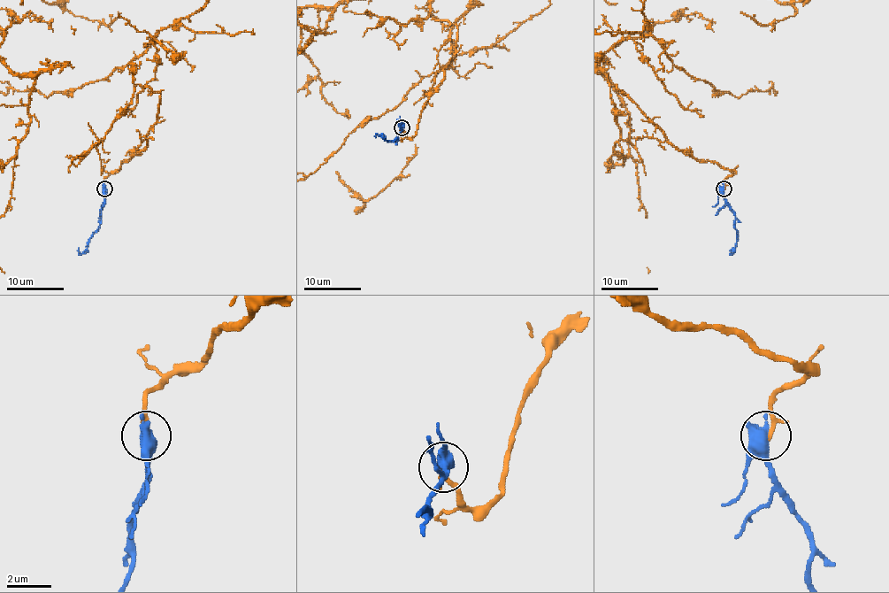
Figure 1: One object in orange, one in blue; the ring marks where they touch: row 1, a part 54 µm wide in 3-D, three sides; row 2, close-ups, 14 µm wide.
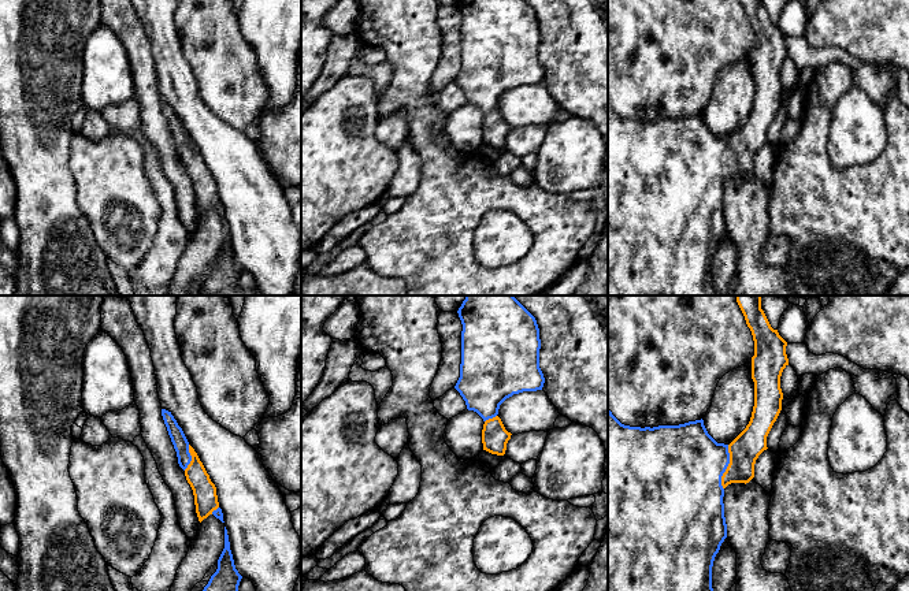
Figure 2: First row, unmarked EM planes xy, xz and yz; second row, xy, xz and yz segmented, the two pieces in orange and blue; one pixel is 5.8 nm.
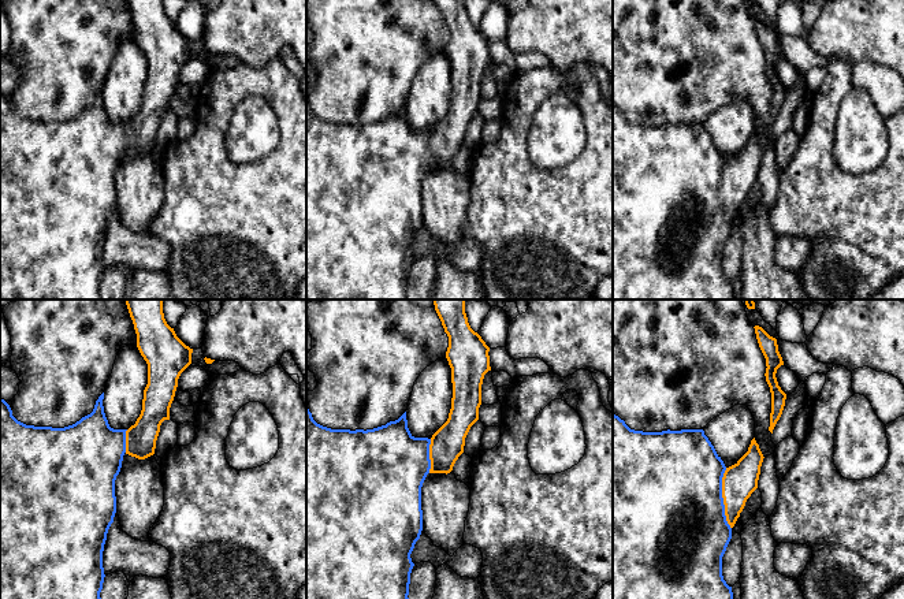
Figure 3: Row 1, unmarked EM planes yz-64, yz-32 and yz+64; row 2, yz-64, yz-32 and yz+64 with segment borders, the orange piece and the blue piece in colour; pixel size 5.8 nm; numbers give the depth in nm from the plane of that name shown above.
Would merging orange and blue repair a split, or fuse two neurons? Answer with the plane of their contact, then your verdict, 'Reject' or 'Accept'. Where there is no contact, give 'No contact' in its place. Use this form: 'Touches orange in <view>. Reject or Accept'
Touches orange in yz. Accept

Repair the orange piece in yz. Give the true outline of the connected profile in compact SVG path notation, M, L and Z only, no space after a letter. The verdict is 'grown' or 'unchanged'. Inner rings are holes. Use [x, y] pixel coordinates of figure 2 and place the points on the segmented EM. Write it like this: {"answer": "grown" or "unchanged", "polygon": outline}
{"answer": "grown", "polygon": "M737 296L754 341L754 406L749 424L730 445L717 443L702 419L641 428L622 424L608 409L608 591L713 591L713 561L727 538L724 488L754 477L756 460L768 449L767 436L782 410L780 376L789 365L787 342L771 327L761 309L761 297Z"}

